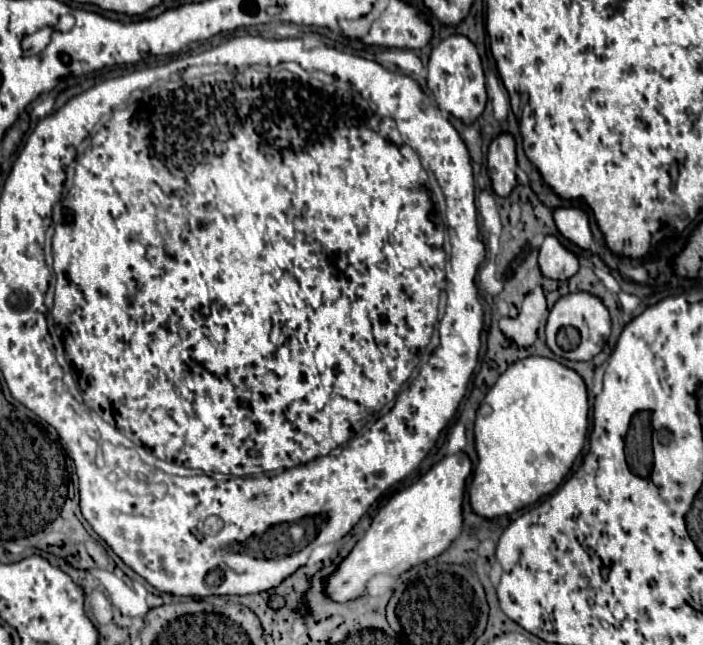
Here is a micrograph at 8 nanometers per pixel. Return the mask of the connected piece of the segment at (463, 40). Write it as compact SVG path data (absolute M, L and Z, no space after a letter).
M452 34L432 48L428 62L428 88L432 90L438 106L452 116L474 122L486 106L486 78L482 70L482 60L474 42L462 34Z

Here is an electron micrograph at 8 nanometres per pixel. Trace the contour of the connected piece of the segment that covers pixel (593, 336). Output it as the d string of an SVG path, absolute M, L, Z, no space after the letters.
M572 292L562 296L550 310L546 322L546 344L558 356L566 360L590 360L602 348L610 336L610 312L602 298L590 292Z

